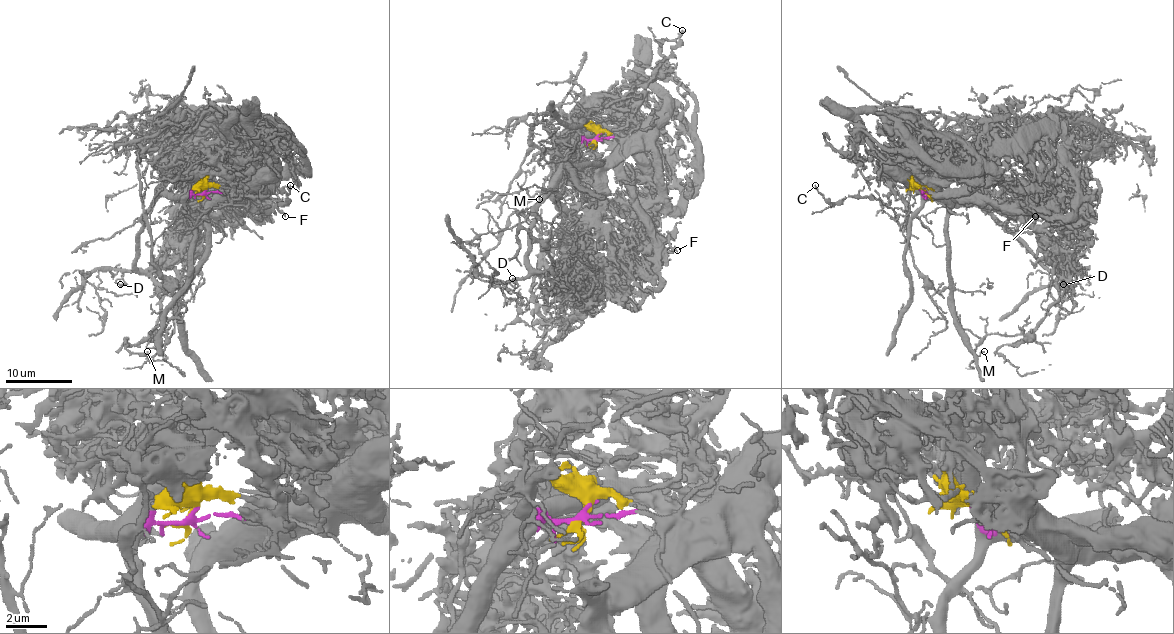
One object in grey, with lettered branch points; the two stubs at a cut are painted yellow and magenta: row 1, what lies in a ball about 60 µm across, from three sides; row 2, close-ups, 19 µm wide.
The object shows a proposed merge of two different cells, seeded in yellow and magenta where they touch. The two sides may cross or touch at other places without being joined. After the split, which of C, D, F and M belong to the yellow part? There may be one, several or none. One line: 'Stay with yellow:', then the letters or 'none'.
Stay with yellow: F

